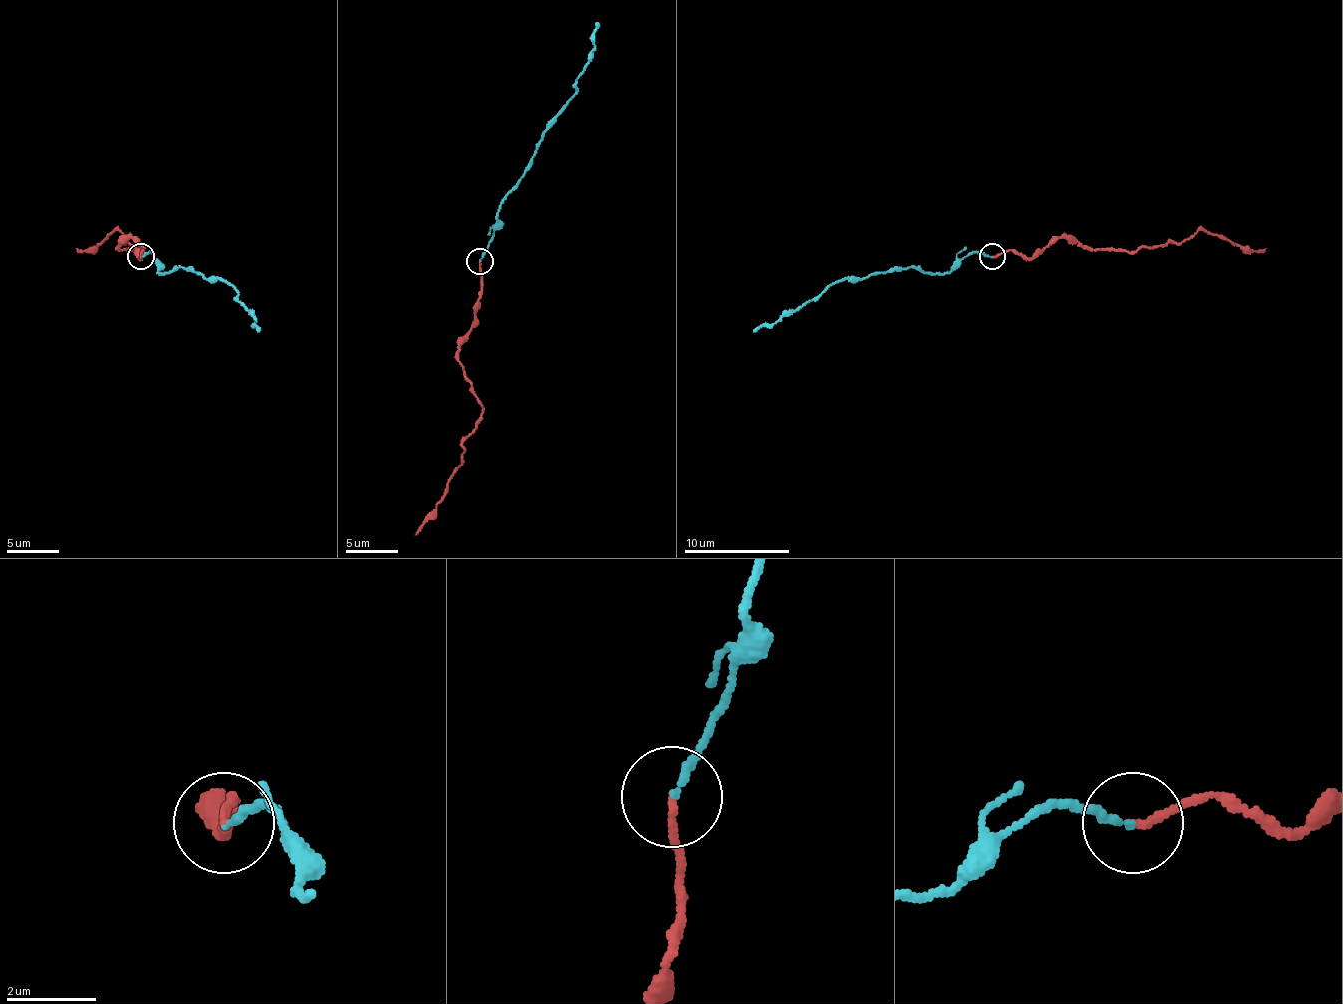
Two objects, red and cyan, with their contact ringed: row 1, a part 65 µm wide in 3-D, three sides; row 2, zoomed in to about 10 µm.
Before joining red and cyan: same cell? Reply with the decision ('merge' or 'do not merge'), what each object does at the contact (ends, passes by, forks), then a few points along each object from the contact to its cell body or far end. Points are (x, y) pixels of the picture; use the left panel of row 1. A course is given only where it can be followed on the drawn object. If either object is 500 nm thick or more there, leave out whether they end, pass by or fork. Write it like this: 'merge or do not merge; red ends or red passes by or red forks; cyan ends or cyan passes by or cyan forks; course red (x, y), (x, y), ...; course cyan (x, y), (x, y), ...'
merge; red ends; cyan ends; course red (140, 257), (132, 238), (119, 246), (142, 246), (124, 244), (113, 230), (98, 246), (77, 249); course cyan (140, 257), (150, 252), (158, 273), (184, 267), (203, 278), (219, 278), (237, 291), (237, 299), (258, 330)

